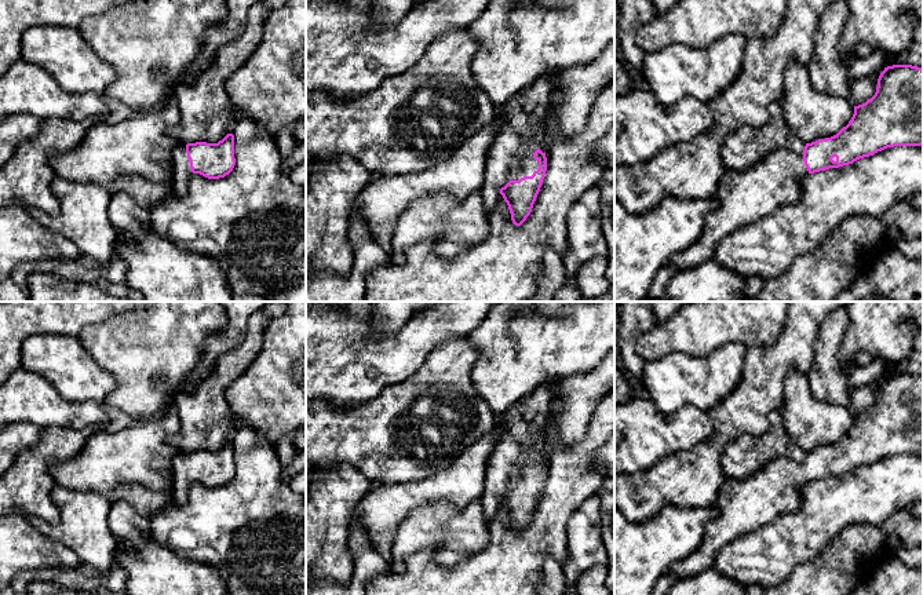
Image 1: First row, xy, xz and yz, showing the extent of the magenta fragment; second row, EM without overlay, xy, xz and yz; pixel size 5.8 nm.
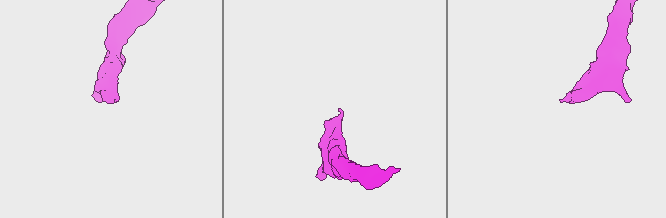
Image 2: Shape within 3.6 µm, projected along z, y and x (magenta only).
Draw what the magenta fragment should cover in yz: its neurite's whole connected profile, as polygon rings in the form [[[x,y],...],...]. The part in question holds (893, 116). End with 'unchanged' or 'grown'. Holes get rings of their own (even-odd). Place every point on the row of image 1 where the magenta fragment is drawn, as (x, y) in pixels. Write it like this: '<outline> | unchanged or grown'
[[[912,65],[887,66],[878,79],[875,95],[865,103],[854,106],[851,120],[836,135],[806,143],[802,153],[789,149],[774,150],[744,171],[726,168],[716,191],[720,197],[719,208],[704,216],[698,238],[685,251],[664,262],[663,266],[674,266],[676,271],[681,271],[712,259],[725,237],[740,227],[752,226],[770,216],[782,205],[796,202],[800,197],[802,179],[809,174],[849,165],[887,147],[922,145],[923,67]]] | grown

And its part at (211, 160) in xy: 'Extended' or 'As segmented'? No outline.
Extended

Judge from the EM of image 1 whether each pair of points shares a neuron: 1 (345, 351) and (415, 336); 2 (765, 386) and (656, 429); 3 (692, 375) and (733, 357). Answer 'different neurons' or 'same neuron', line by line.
1: same neuron
2: different neurons
3: same neuron

